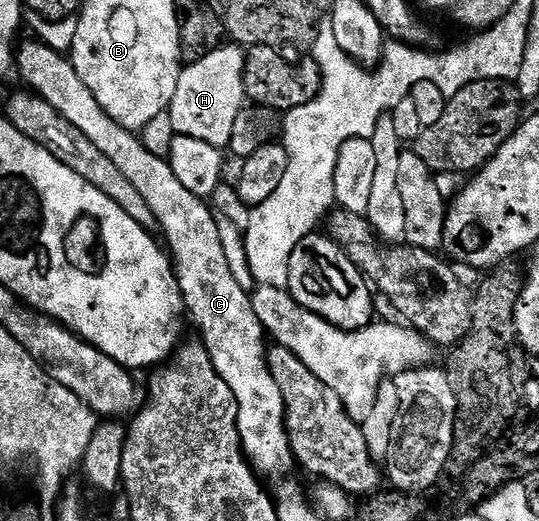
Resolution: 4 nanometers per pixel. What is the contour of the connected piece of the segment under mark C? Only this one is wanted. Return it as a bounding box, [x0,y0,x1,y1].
[17,41,295,471]

